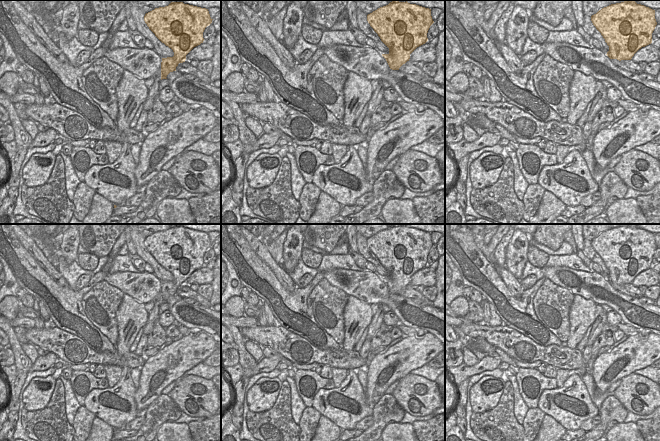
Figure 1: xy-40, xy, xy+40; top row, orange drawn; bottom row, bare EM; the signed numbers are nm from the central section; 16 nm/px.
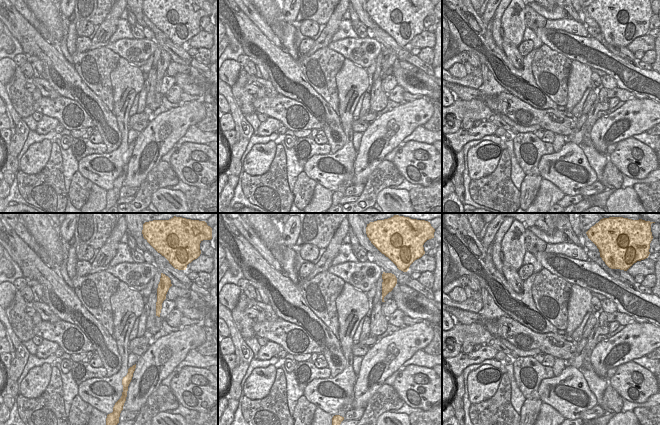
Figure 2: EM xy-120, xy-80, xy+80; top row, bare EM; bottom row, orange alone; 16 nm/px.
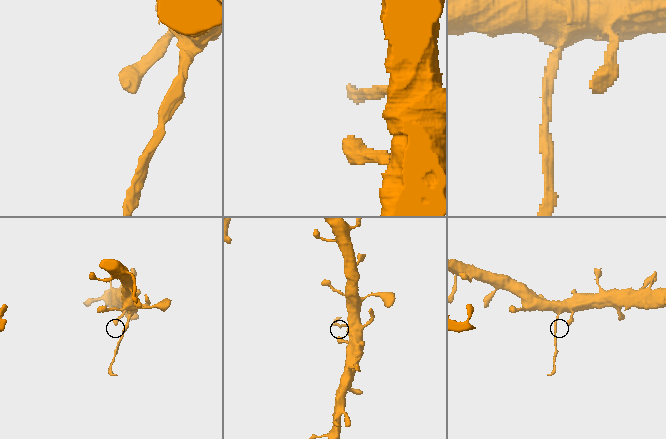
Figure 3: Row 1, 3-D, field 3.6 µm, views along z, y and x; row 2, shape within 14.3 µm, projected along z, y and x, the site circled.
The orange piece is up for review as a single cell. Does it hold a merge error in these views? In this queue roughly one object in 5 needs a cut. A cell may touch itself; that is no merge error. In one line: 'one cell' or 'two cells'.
two cells

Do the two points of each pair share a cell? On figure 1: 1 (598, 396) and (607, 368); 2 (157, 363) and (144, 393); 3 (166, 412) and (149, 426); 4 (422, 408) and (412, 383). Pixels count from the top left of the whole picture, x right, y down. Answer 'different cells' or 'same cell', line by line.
1: different cells
2: same cell
3: same cell
4: same cell

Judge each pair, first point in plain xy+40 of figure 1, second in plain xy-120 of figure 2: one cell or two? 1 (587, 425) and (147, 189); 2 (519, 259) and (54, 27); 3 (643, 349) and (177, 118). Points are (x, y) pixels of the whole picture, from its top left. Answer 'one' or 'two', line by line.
1: two
2: two
3: one

